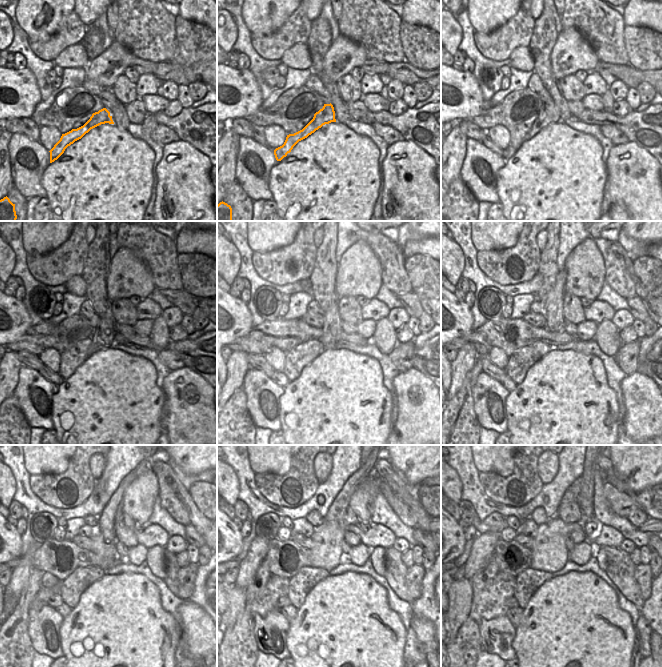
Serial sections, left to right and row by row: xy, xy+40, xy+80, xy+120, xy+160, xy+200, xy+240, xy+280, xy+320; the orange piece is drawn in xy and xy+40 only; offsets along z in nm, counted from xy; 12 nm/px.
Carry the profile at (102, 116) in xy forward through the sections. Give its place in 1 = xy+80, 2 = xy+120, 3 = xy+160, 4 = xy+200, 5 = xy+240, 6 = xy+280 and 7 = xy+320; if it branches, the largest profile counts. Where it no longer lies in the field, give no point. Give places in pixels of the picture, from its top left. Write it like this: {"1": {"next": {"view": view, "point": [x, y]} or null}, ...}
{"1": {"next": {"view": "xy+80", "point": [550, 114]}}, "2": {"next": {"view": "xy+120", "point": [104, 334]}}, "3": {"next": {"view": "xy+160", "point": [331, 328]}}, "4": {"next": {"view": "xy+200", "point": [553, 306]}}, "5": {"next": {"view": "xy+240", "point": [106, 525]}}, "6": {"next": {"view": "xy+280", "point": [340, 502]}}, "7": {"next": {"view": "xy+320", "point": [566, 498]}}}

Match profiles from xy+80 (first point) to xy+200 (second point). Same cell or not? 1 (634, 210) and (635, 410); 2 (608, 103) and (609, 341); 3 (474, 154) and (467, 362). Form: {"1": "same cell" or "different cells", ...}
{"1": "same cell", "2": "same cell", "3": "different cells"}

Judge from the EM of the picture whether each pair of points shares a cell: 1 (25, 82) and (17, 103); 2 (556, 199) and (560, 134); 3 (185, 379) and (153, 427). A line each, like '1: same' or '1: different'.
1: same
2: same
3: different

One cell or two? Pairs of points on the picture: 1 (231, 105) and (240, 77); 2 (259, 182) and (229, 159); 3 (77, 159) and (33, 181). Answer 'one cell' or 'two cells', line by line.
1: one cell
2: two cells
3: two cells

